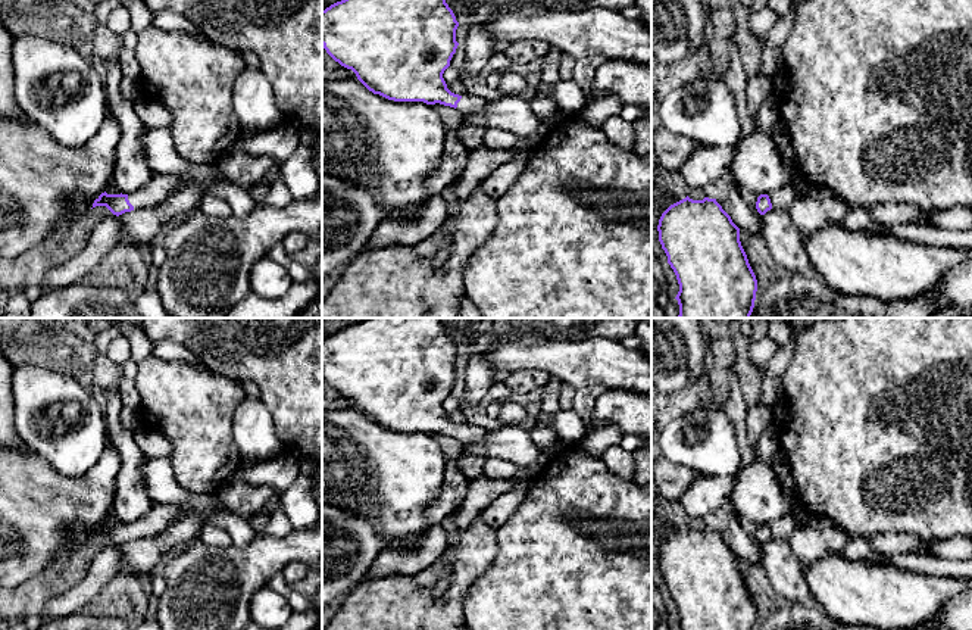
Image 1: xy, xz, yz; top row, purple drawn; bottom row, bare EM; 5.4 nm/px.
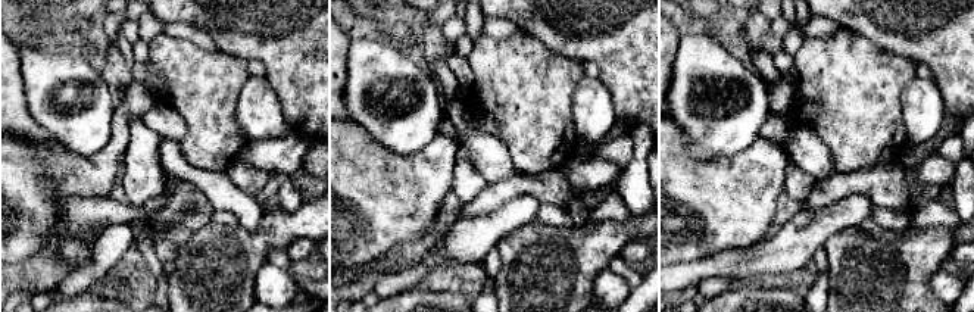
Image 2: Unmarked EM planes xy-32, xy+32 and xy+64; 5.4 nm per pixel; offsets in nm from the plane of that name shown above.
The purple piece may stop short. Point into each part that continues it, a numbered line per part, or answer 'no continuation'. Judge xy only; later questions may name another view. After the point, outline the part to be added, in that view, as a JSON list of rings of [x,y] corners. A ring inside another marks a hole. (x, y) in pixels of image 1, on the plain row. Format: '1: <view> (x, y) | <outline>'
1: xy (161, 515) | [[[182,502],[154,505],[147,515],[129,524],[128,530],[134,539],[156,536],[162,533],[166,525],[174,521],[175,515],[184,509],[196,512],[191,505]]]

